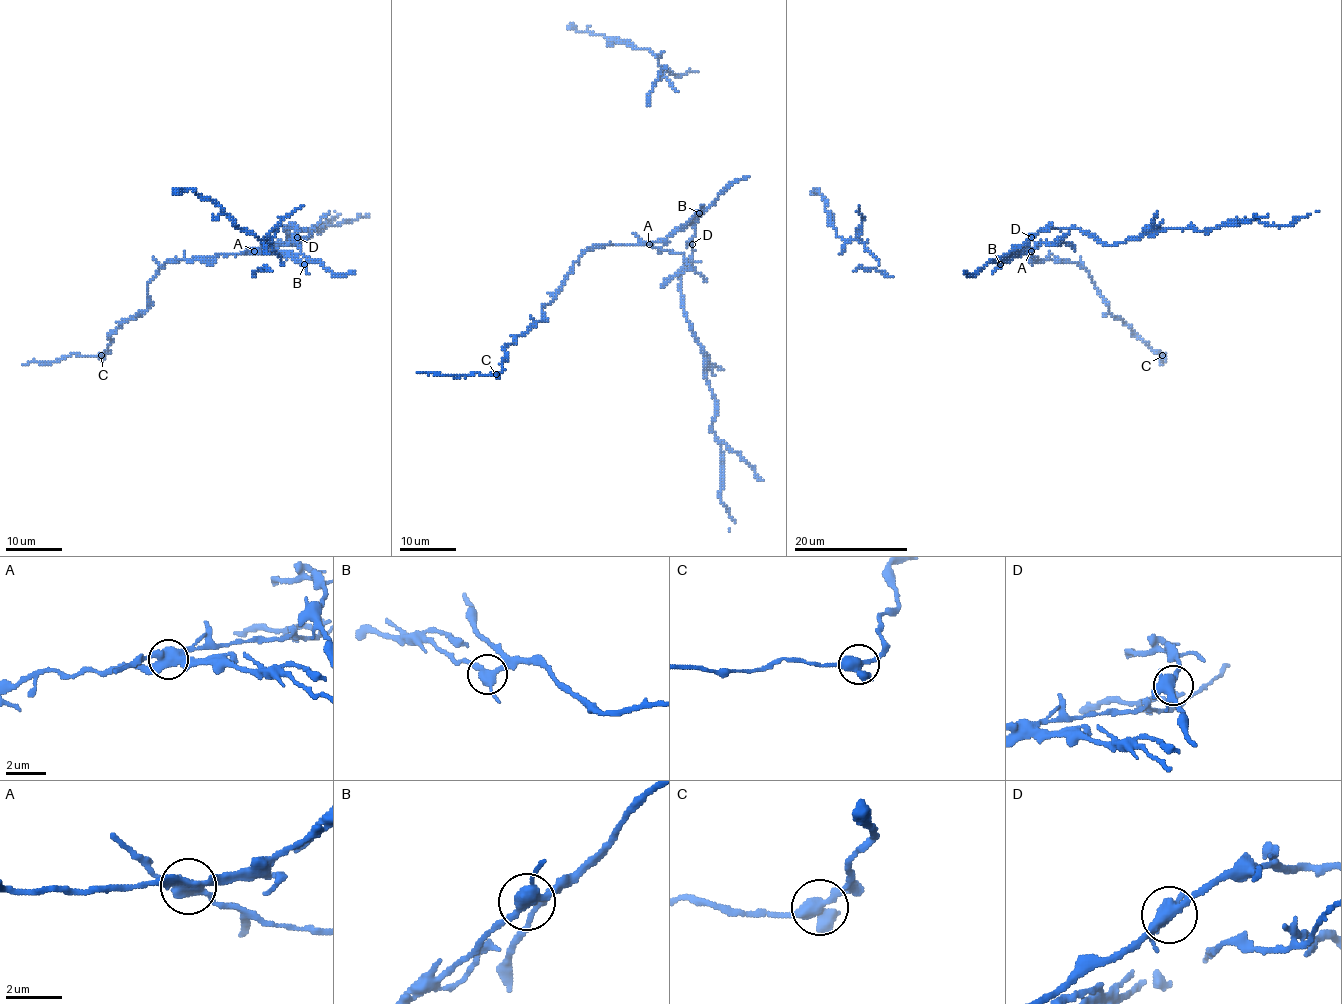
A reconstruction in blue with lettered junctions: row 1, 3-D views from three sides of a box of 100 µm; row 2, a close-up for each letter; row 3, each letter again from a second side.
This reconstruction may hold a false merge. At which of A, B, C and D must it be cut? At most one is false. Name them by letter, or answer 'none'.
A

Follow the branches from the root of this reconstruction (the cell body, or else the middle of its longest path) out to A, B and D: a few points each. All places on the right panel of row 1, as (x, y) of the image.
A: (1014, 256), (1031, 250)
B: (1014, 256), (1000, 264)
D: (1014, 256), (999, 262), (1031, 237)

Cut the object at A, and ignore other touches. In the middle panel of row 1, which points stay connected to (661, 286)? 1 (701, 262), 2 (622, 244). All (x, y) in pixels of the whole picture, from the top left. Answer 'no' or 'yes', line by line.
1: no
2: no

